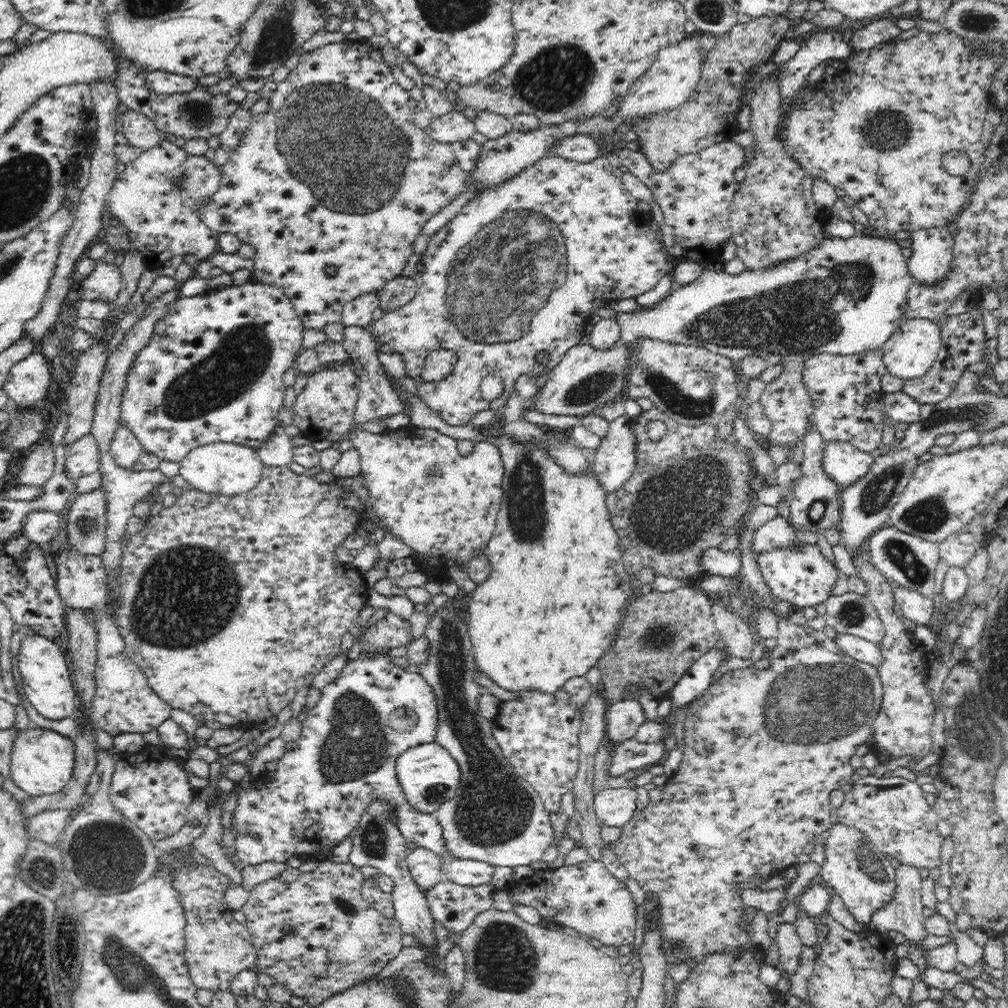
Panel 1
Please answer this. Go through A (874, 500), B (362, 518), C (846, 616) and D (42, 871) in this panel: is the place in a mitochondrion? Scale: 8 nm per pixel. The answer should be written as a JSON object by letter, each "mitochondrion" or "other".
{"A":"mitochondrion","B":"other","C":"mitochondrion","D":"mitochondrion"}

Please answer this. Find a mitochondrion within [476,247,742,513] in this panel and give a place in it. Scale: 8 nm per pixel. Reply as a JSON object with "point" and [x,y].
{"point":[679,402]}

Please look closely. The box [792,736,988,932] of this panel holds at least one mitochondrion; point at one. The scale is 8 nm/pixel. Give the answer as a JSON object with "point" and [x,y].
{"point":[869,865]}

